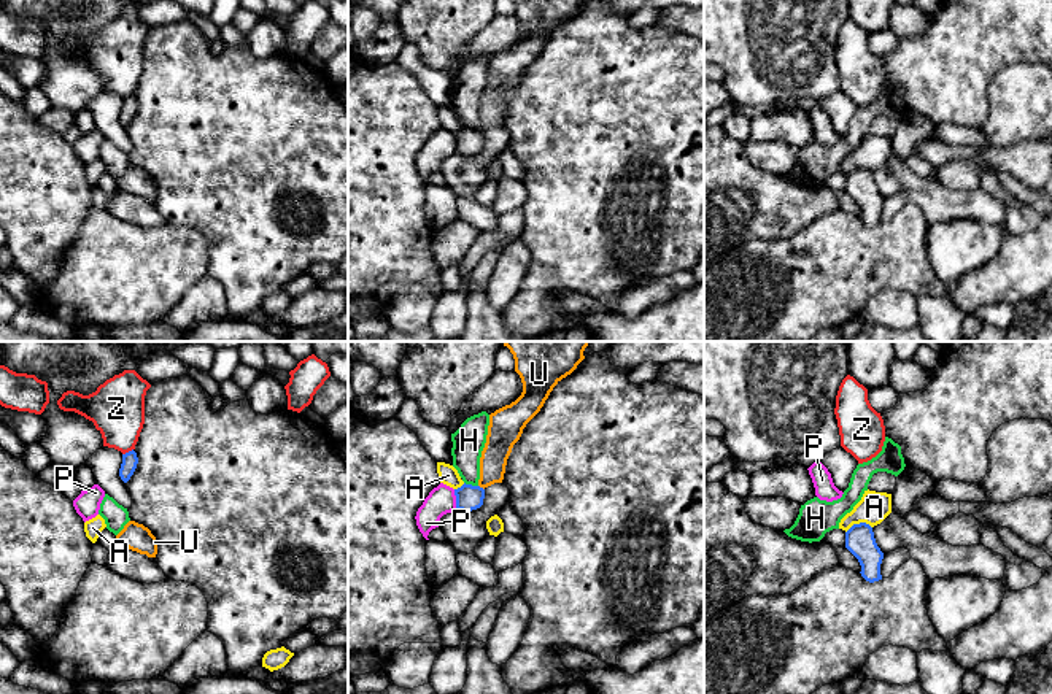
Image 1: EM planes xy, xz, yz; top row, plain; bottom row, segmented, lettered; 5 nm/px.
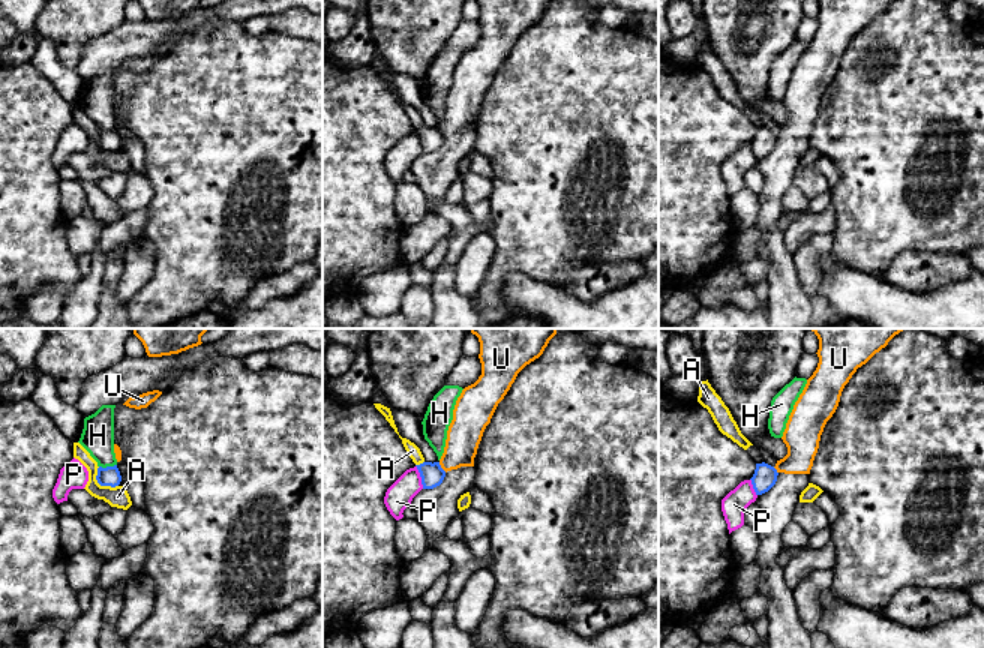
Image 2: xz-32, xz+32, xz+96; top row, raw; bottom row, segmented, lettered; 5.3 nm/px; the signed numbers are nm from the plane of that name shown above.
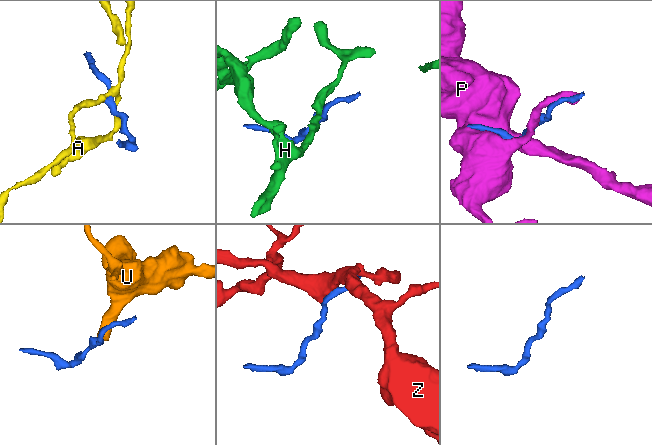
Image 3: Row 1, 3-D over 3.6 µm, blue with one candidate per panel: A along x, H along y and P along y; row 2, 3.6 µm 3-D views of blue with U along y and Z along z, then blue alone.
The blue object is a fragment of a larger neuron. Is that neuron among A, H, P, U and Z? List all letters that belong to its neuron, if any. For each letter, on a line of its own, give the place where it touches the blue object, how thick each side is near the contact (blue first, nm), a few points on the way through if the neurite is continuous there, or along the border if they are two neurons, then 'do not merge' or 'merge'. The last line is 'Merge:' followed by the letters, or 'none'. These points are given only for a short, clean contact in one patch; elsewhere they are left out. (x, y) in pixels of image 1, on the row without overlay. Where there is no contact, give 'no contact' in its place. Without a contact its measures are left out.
A: meets blue in yz at (860, 167); 150 nm thick on the blue side, 160 nm on the other; border along yz (871, 170), (855, 167), (846, 177); do not merge
H: meets blue in xz at (471, 129); 130 nm thick on the blue side, 160 nm on the other; border along xz (464, 126), (477, 131); do not merge
P: meets blue in xz at (456, 143); 130 nm thick on the blue side, 140 nm on the other; do not merge
U: meets blue in xz at (482, 132); 130 nm thick on the blue side, 140 nm on the other; runs through xz (469, 142), (482, 132), (491, 116), (499, 86); merge
Z: meets blue in xy at (129, 96); 80 nm thick on the blue side, 280 nm on the other; do not merge
Merge: U

